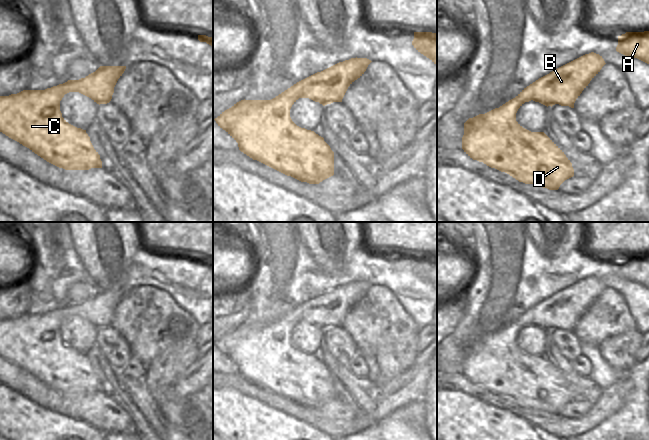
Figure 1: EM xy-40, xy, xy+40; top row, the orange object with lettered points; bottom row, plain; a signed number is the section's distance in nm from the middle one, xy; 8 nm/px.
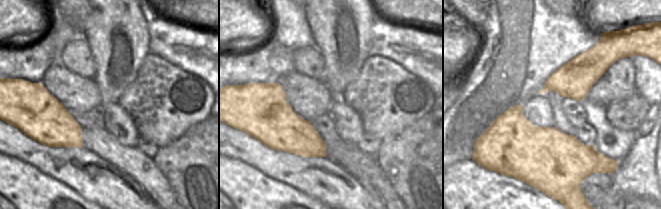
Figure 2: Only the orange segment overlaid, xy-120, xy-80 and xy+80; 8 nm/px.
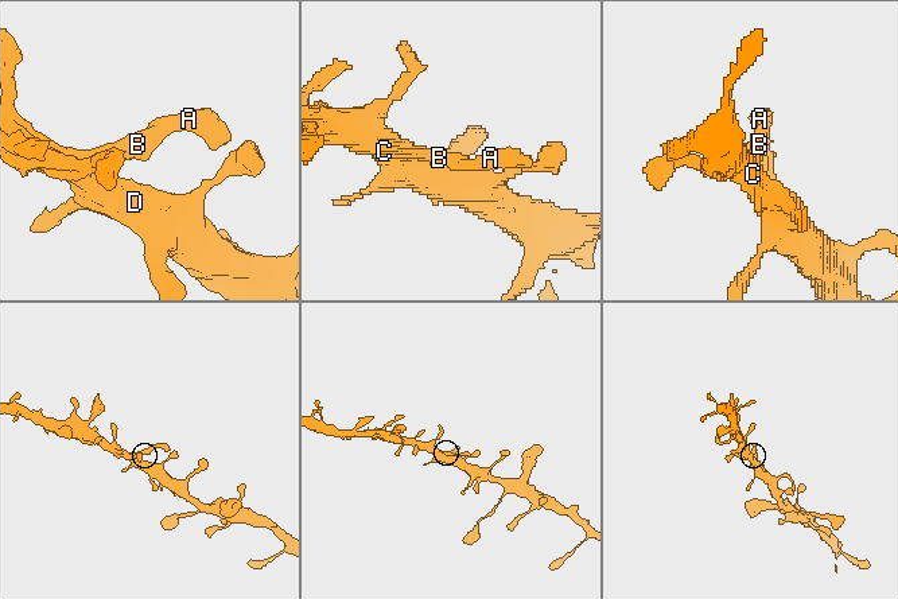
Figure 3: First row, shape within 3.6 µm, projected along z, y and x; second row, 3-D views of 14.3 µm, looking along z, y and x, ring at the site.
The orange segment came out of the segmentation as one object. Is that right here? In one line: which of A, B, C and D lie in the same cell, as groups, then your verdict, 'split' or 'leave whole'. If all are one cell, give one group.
A B C D; leave whole

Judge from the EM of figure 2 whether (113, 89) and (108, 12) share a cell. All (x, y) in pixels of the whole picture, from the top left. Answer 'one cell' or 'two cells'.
one cell

